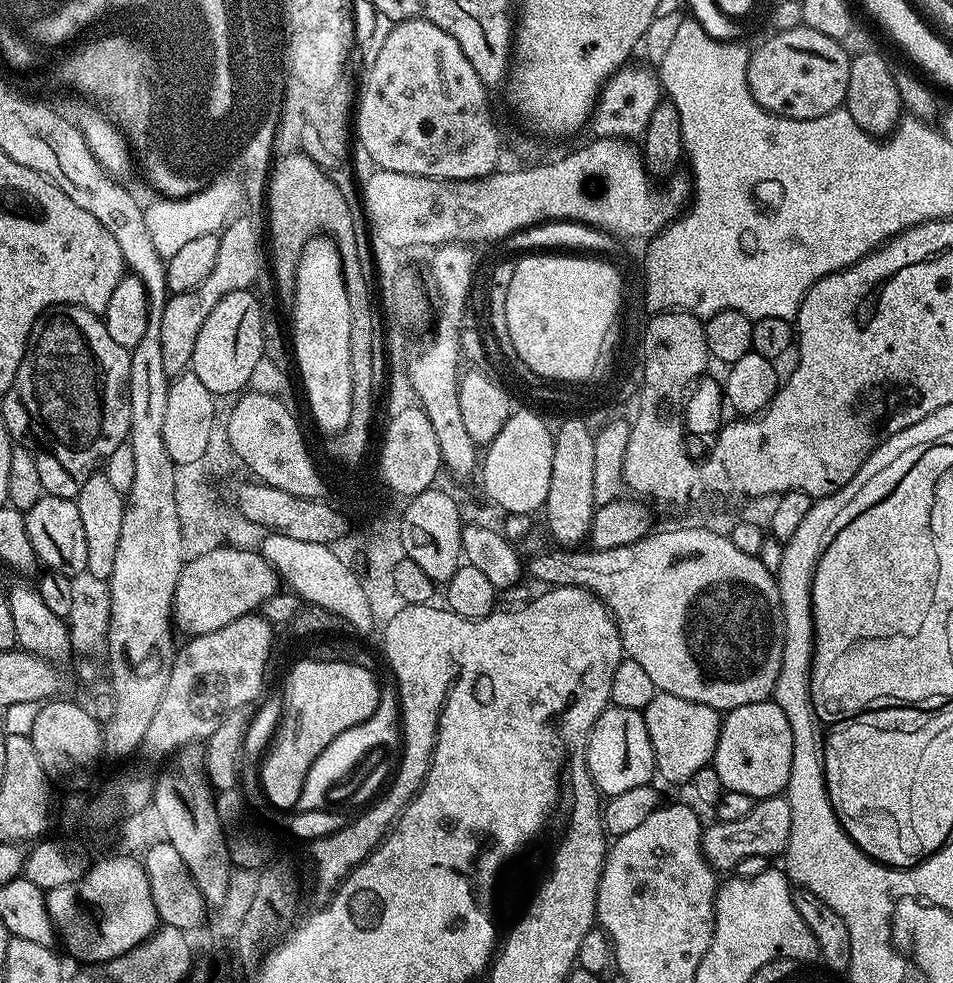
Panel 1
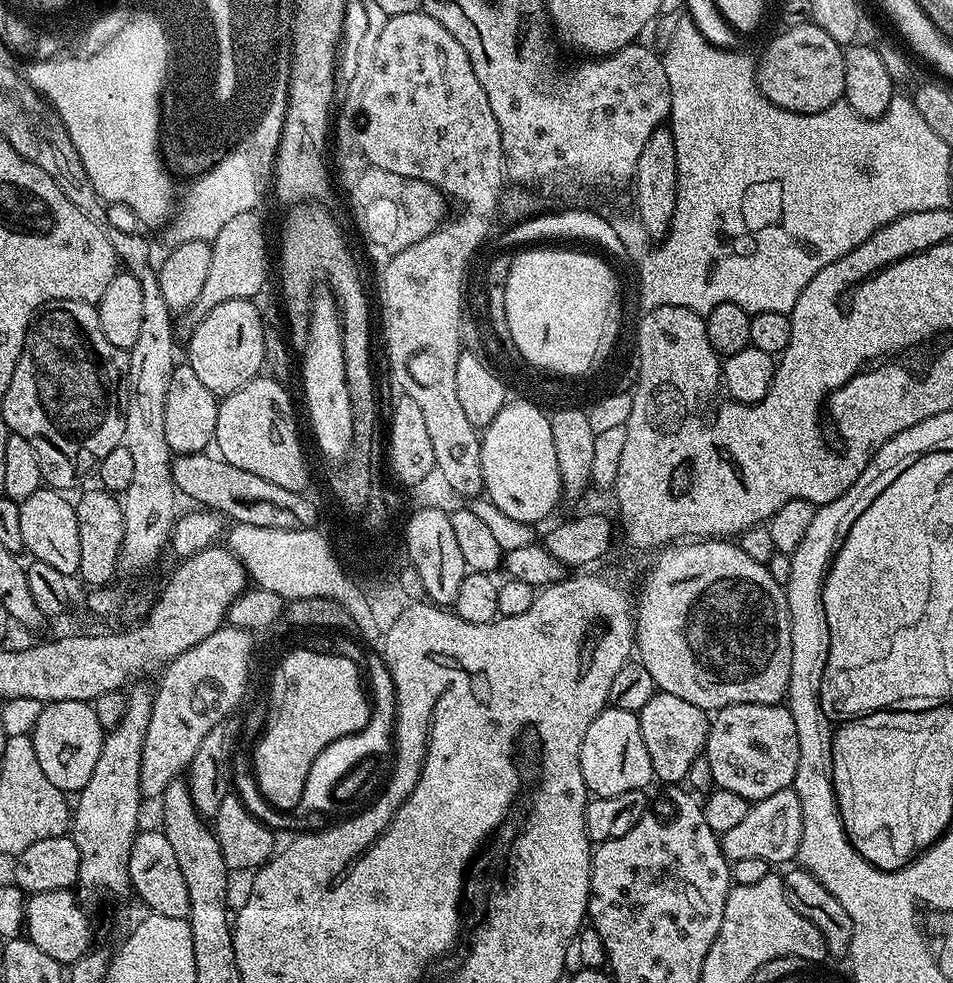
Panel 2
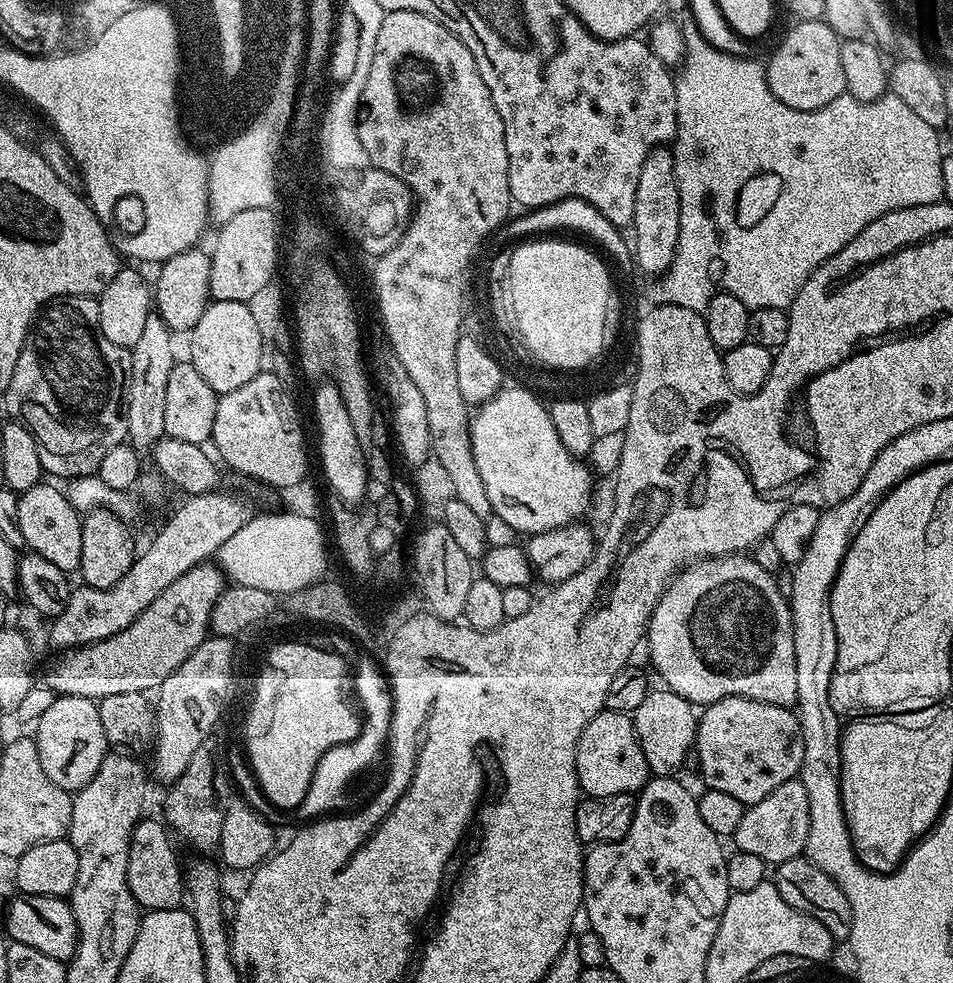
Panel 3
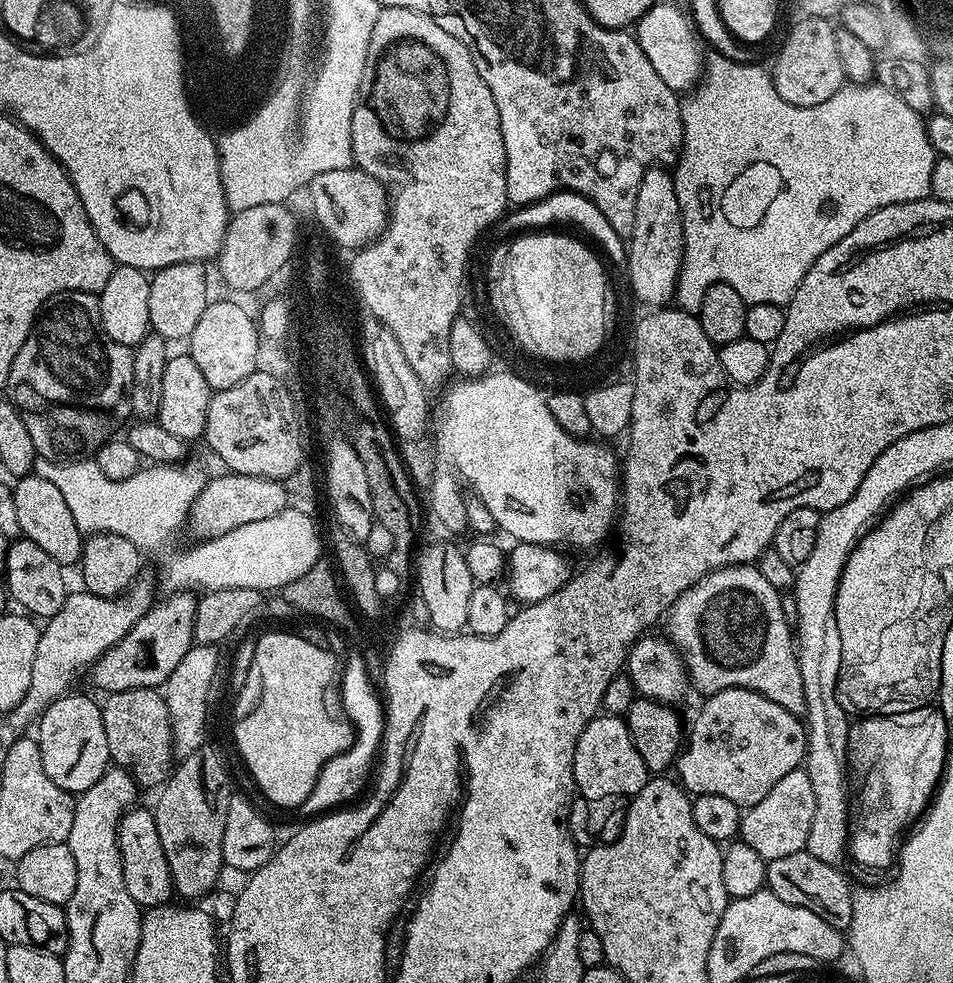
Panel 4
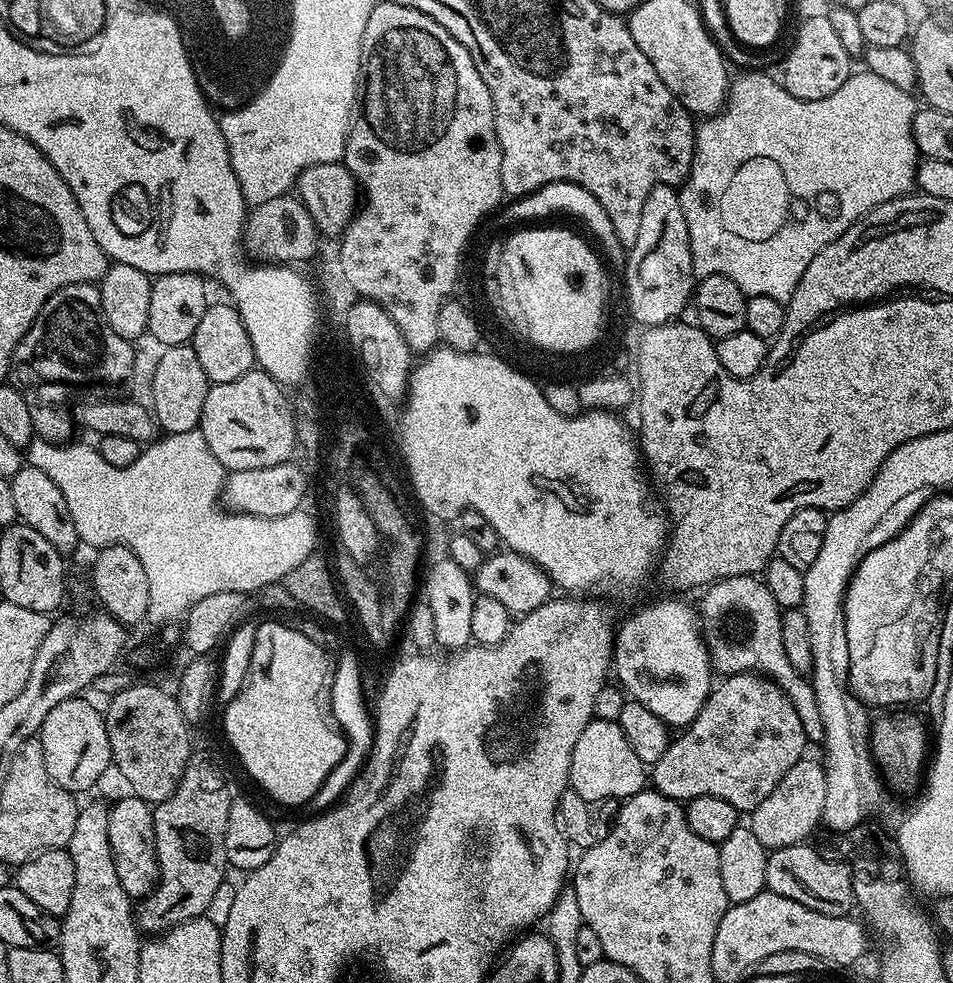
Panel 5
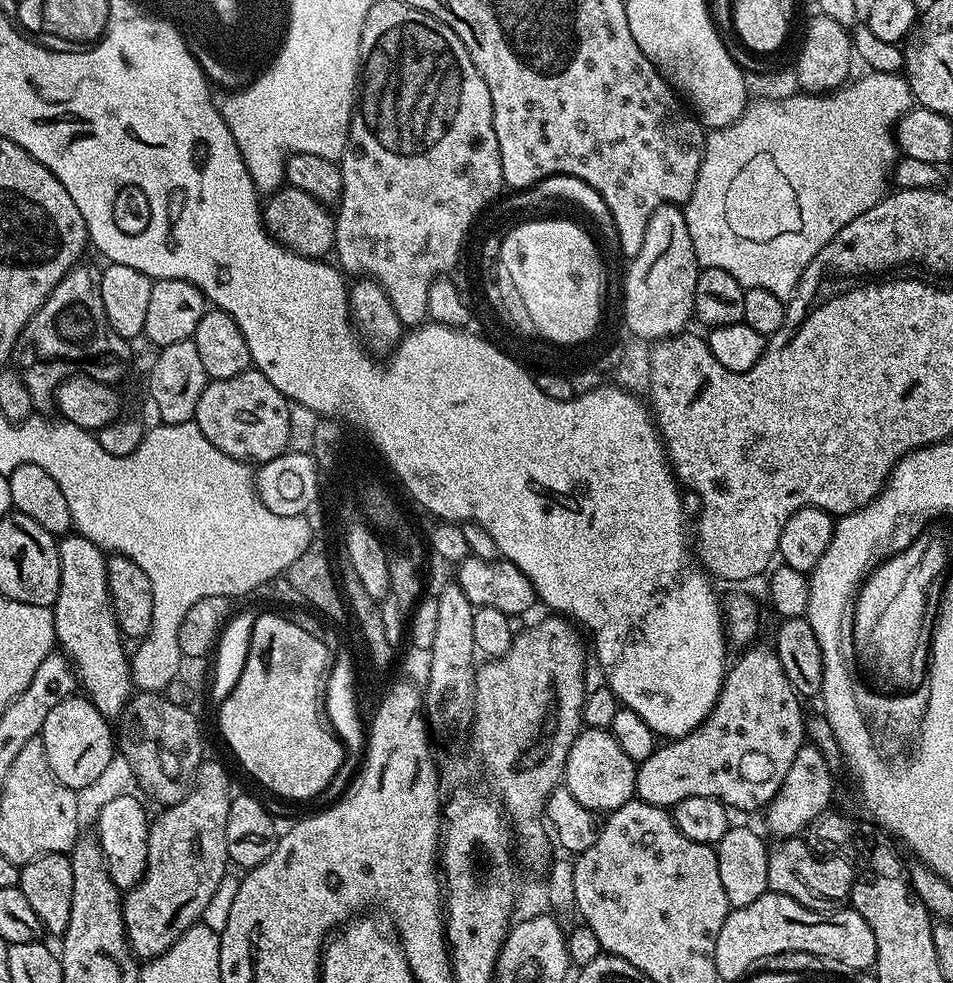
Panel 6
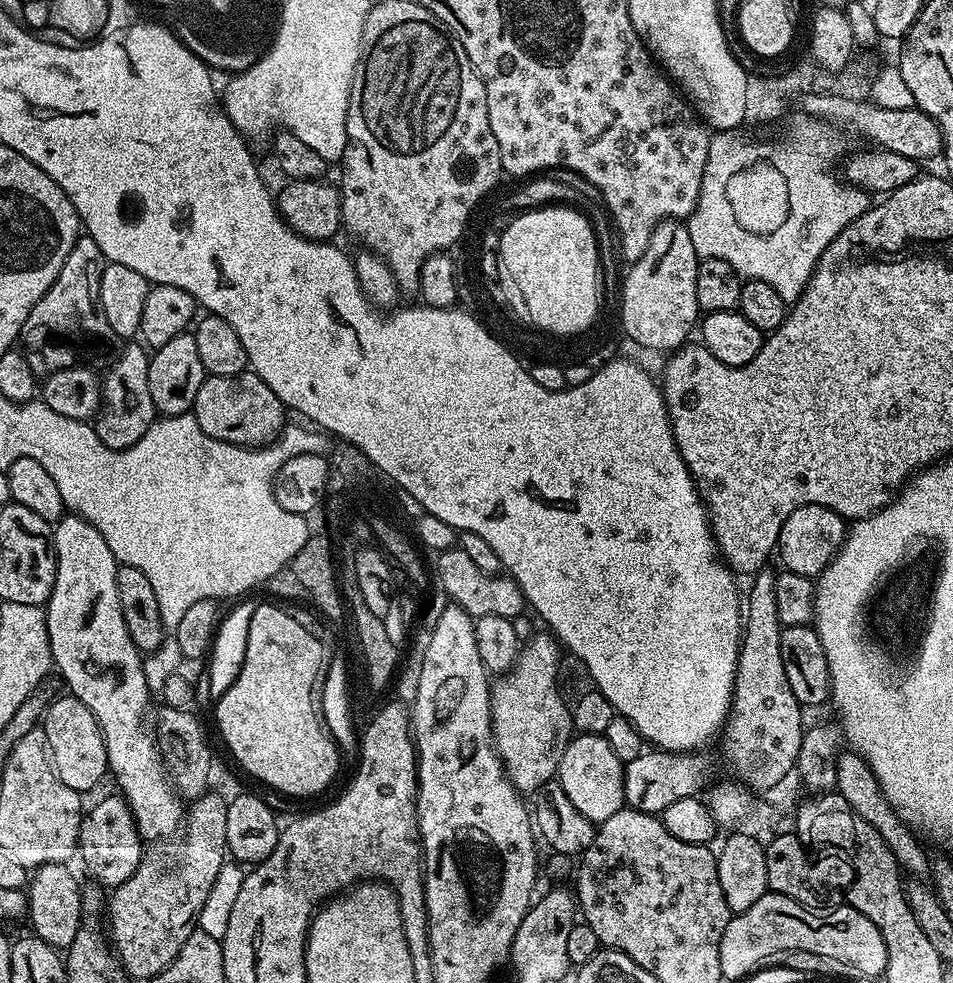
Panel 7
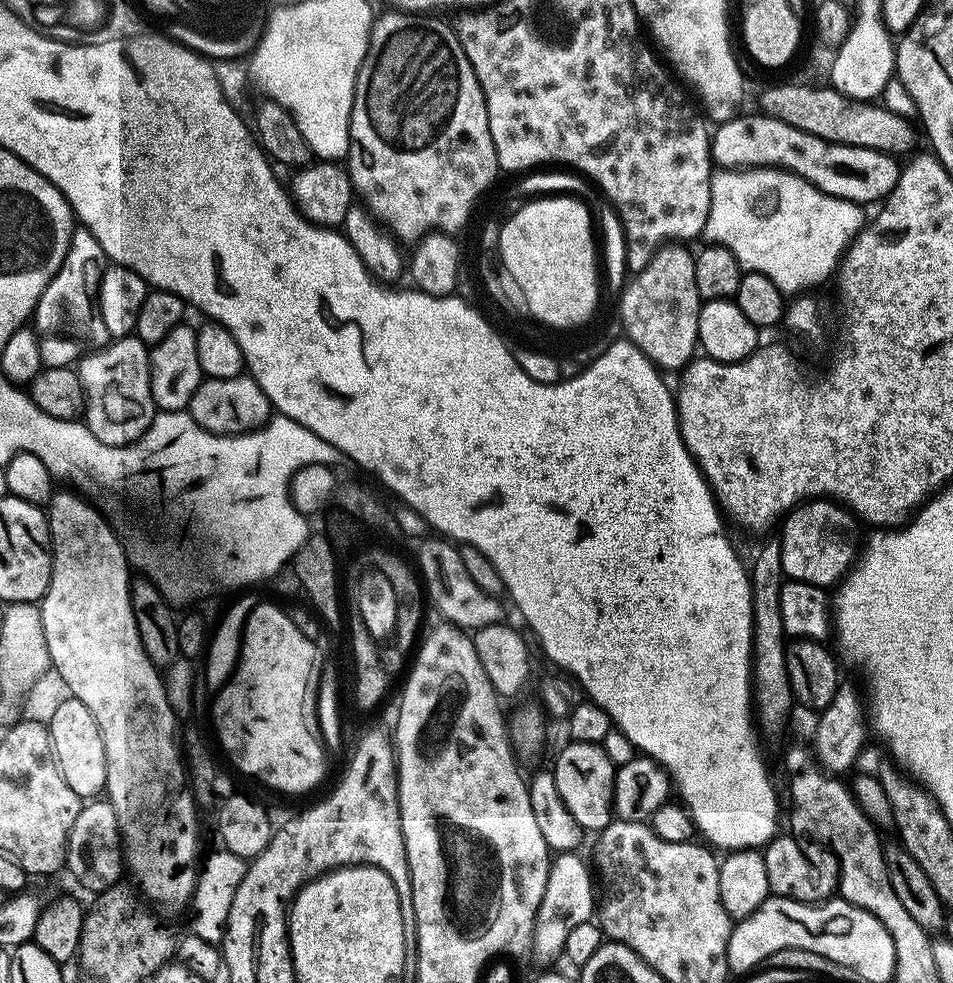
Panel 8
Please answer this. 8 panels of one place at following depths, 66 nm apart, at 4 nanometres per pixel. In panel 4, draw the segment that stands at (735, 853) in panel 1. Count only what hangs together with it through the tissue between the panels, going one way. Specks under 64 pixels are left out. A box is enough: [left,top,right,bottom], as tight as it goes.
[739,766,815,861]

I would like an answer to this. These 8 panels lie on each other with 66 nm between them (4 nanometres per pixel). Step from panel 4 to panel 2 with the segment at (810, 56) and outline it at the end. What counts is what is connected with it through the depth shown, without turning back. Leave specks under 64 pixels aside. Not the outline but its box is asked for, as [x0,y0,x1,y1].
[756,24,844,112]

